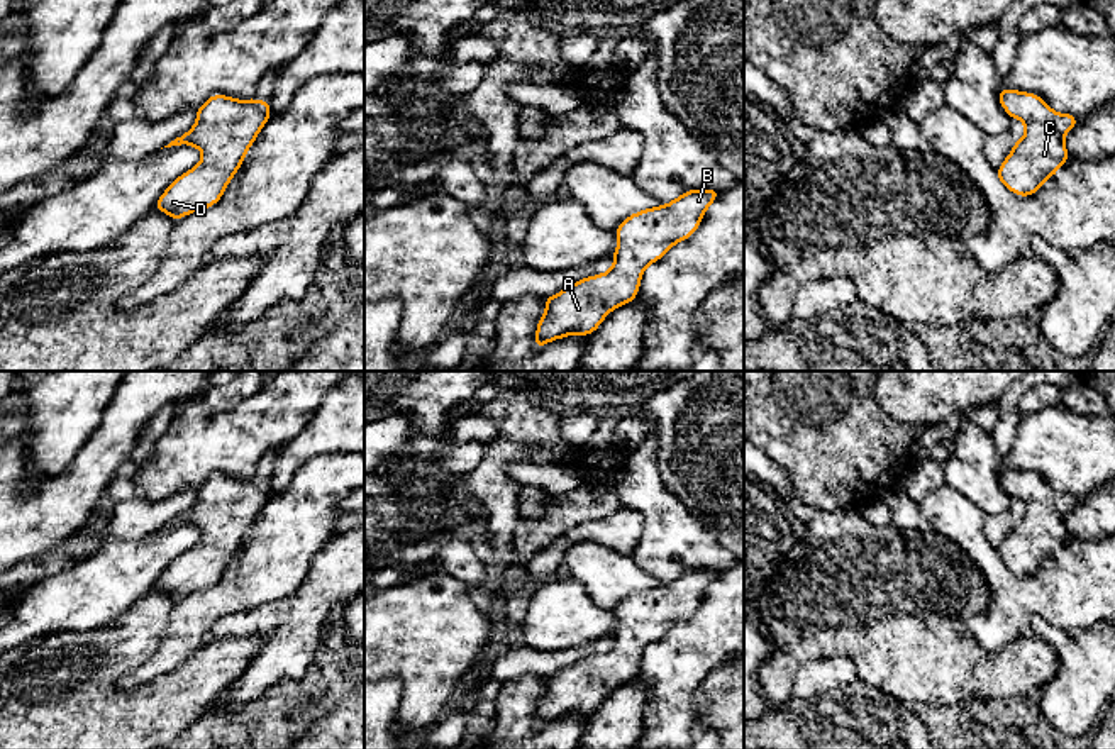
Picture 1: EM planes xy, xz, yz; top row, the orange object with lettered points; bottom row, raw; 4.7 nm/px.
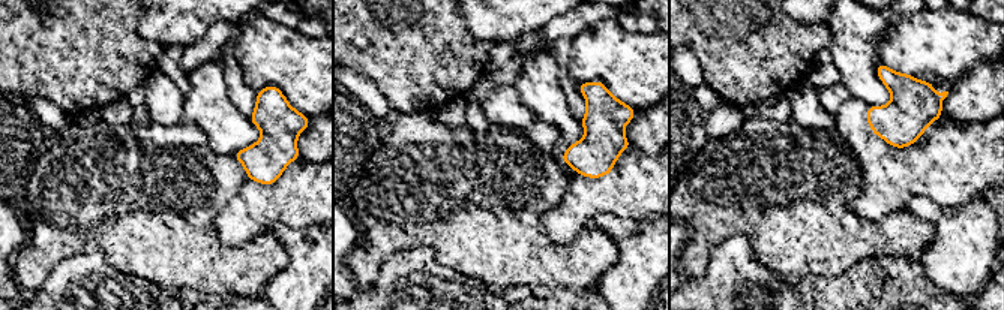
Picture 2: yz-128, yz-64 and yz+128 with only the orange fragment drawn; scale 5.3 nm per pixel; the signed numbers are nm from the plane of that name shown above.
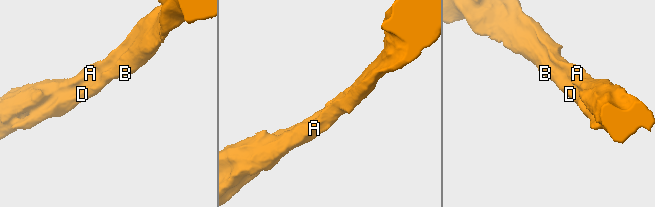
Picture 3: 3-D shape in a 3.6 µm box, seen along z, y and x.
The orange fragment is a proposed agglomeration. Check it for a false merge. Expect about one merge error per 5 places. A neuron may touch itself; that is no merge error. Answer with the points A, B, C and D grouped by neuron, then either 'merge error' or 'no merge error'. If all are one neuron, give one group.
groups A B C D; no merge error

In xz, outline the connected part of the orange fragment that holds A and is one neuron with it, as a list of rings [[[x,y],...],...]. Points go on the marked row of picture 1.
[[[688,190],[673,202],[629,215],[617,225],[613,266],[546,297],[535,349],[573,334],[590,336],[613,310],[635,300],[642,271],[698,229],[720,190]]]

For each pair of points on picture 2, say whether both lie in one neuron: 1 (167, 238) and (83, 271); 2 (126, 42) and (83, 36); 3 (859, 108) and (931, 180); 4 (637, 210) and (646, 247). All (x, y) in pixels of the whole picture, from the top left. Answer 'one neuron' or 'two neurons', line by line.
1: two neurons
2: one neuron
3: one neuron
4: two neurons

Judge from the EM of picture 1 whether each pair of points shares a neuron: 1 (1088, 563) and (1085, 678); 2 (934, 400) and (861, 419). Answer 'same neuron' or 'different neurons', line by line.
1: different neurons
2: different neurons

